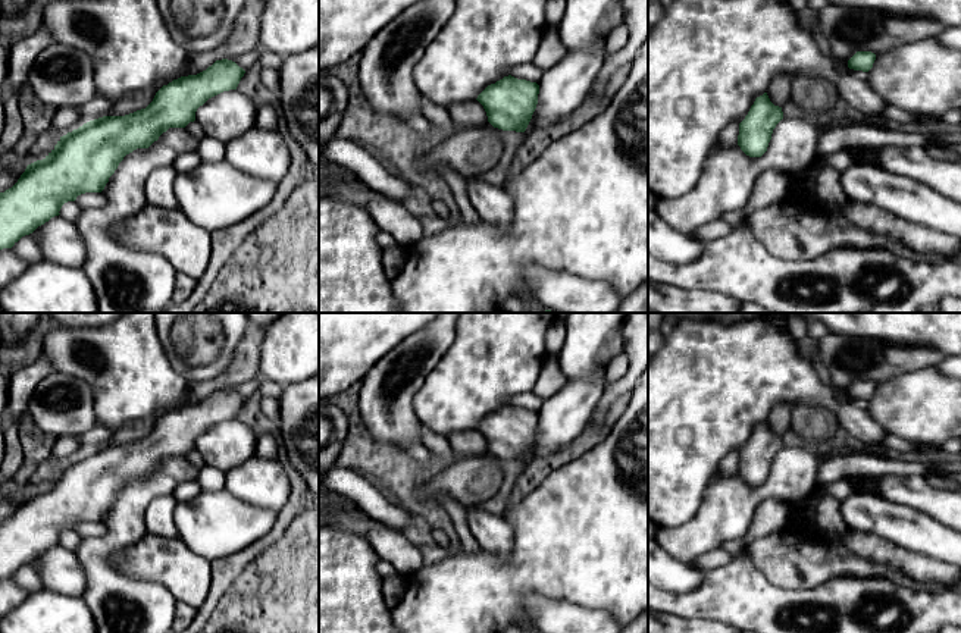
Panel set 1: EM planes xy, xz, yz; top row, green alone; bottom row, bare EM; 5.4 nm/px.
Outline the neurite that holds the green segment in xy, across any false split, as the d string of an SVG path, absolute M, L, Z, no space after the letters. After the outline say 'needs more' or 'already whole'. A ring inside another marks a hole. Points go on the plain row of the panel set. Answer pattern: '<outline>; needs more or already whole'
M216 389L197 404L163 414L145 438L125 445L103 445L60 466L43 489L28 493L16 513L0 521L0 579L12 577L22 565L59 545L65 532L85 521L101 521L126 483L148 477L169 457L185 457L194 451L200 435L223 420L237 419L244 402L232 389Z; already whole

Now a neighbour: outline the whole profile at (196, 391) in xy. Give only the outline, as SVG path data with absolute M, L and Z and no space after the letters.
M247 329L229 366L215 379L204 382L188 382L181 405L197 404L212 395L216 389L234 386L254 379L260 372L260 345L264 332Z

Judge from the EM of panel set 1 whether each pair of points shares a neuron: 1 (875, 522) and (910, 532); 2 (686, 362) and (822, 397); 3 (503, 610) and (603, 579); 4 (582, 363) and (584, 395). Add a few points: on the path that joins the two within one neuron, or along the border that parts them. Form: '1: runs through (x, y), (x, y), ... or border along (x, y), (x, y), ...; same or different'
1: runs through (883, 522), (901, 525); same
2: runs through (720, 372), (775, 372), (788, 378); same
3: runs through (526, 585), (532, 579), (578, 579); same
4: border along (567, 378), (588, 376), (600, 370), (604, 384); different

